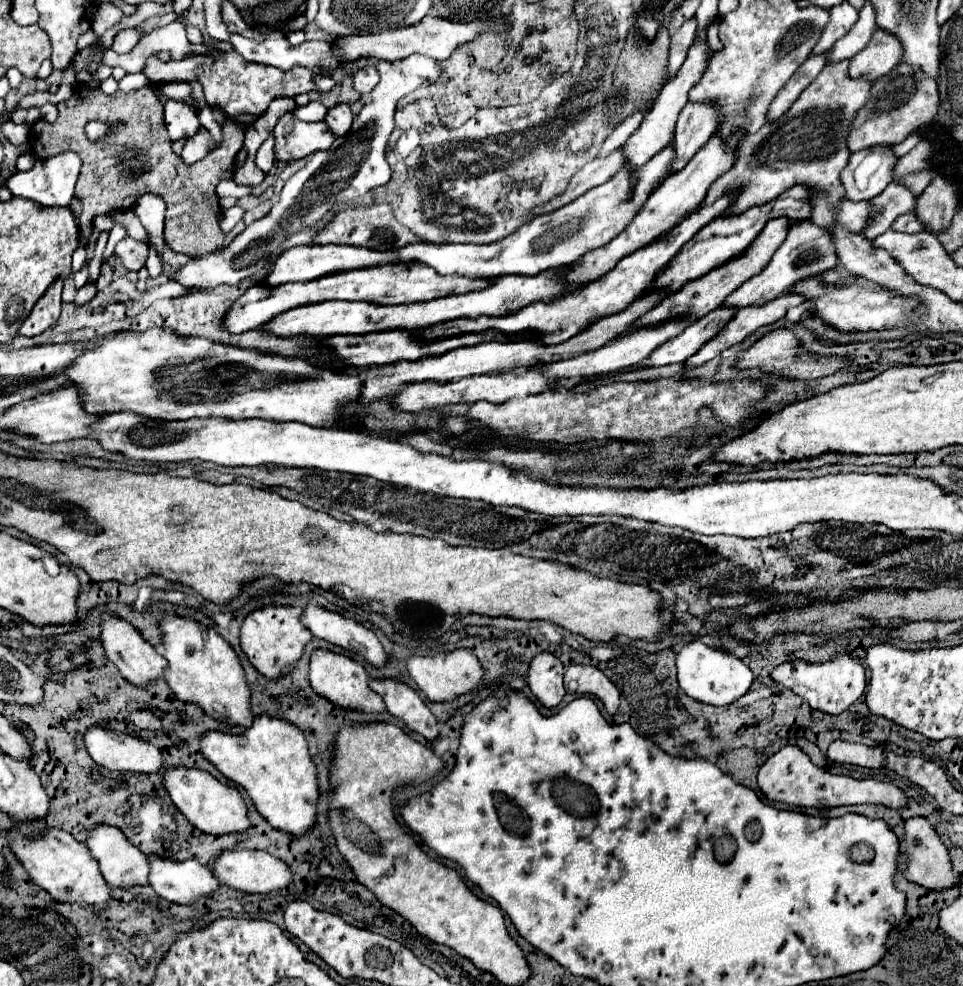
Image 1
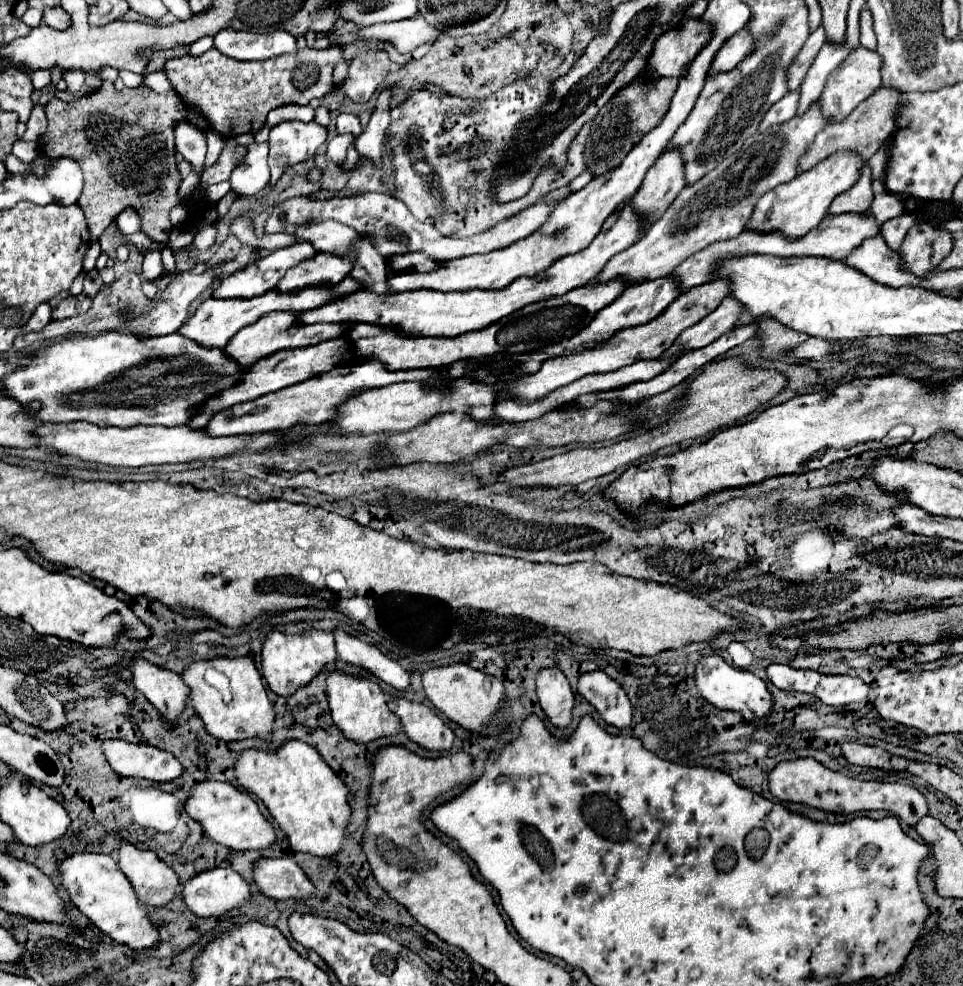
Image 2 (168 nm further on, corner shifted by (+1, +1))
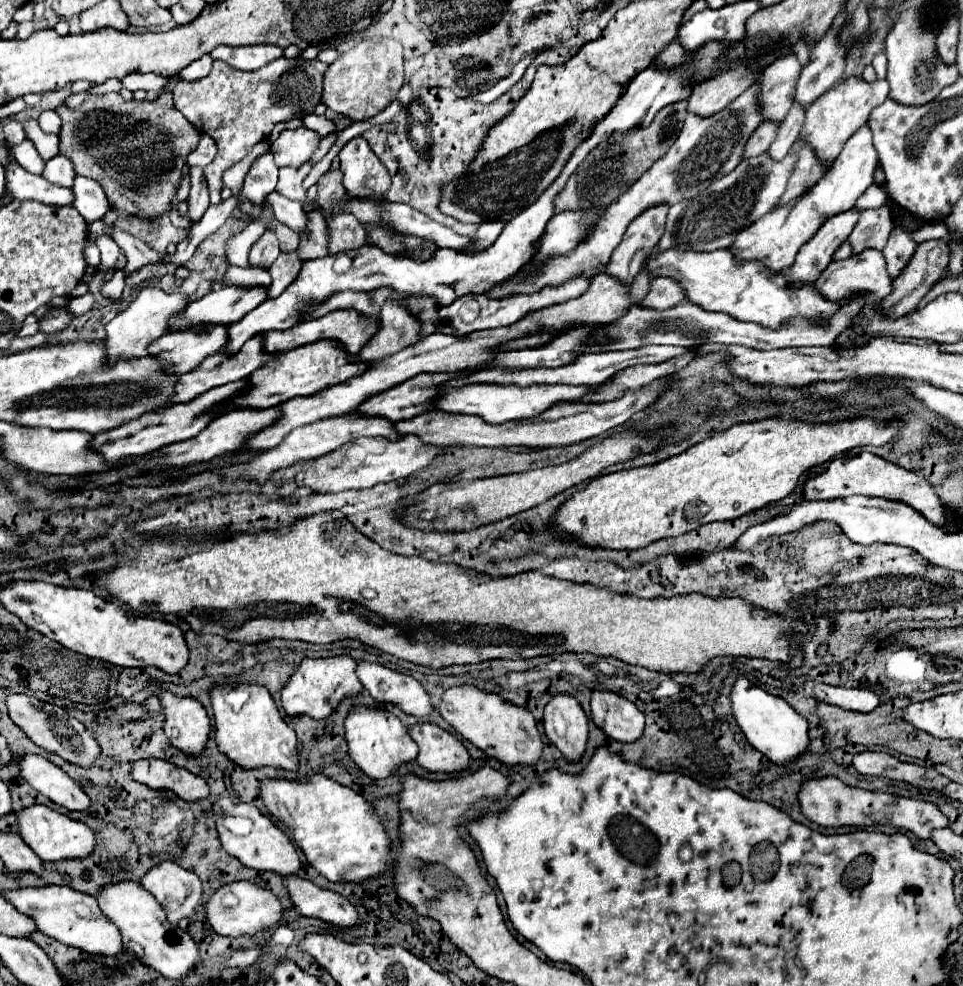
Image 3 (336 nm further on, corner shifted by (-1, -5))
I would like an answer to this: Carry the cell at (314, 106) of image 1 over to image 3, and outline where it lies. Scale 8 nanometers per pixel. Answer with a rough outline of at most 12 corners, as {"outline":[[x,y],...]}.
{"outline":[[328,135],[318,143],[310,163],[318,161],[328,153],[336,135]]}

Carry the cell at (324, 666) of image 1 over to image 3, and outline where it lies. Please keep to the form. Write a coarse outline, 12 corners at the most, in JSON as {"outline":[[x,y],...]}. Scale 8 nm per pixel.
{"outline":[[356,707],[348,753],[370,779],[414,763],[418,745],[398,717]]}

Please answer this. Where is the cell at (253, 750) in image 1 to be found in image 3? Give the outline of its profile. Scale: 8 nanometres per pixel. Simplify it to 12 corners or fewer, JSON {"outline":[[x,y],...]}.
{"outline":[[262,781],[262,799],[332,883],[384,875],[392,845],[350,787]]}

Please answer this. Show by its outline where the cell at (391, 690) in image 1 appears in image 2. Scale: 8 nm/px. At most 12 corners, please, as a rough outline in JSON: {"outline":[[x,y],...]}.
{"outline":[[392,695],[388,707],[406,735],[432,751],[454,743],[430,707]]}

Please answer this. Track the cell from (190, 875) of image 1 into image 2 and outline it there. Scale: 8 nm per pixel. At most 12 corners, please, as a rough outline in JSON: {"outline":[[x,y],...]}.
{"outline":[[230,867],[180,883],[186,907],[220,917],[250,899]]}

